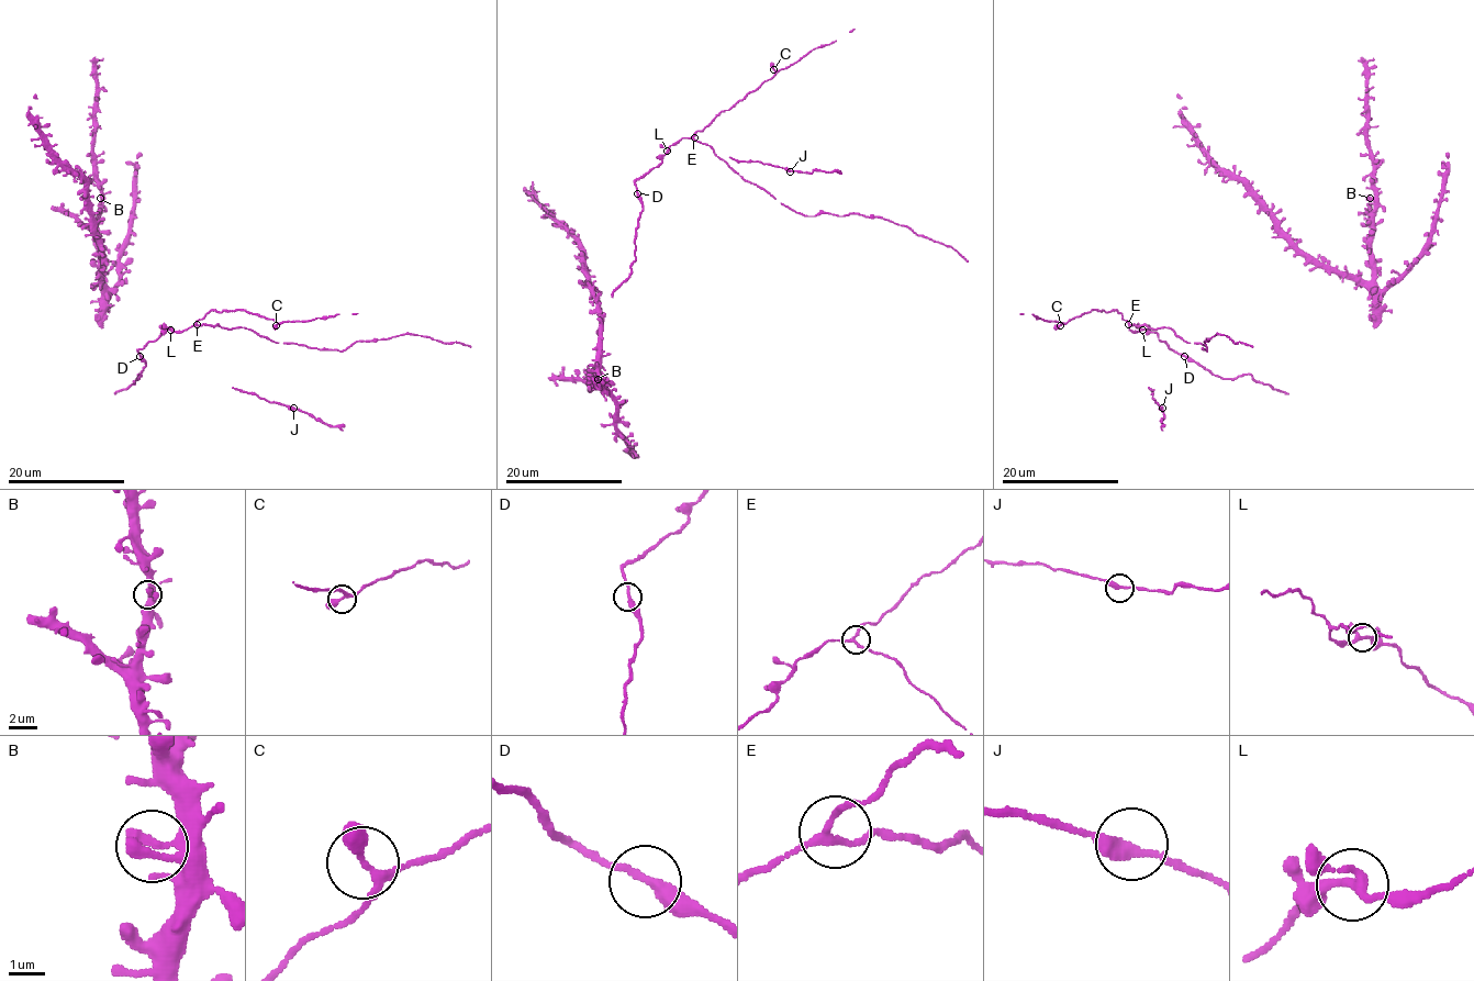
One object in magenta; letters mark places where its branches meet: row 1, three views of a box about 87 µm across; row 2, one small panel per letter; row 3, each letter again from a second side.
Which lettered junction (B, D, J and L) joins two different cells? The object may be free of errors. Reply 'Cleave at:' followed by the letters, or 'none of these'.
Cleave at: none of these

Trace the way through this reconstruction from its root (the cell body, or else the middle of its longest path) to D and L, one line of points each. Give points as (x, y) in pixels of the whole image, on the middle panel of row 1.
D: (635, 254), (637, 218), (643, 211), (641, 198), (637, 193)
L: (635, 254), (637, 218), (643, 211), (635, 181), (656, 167), (668, 151)

